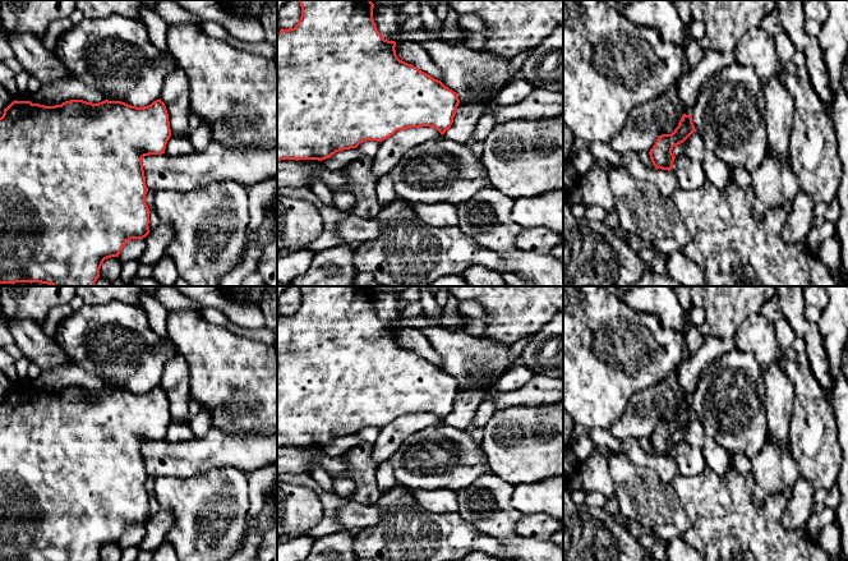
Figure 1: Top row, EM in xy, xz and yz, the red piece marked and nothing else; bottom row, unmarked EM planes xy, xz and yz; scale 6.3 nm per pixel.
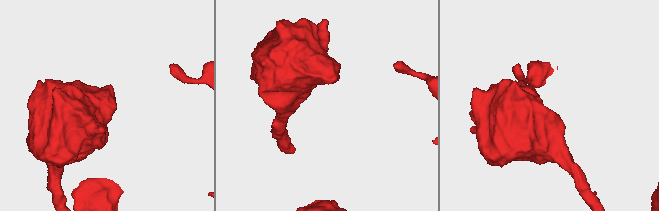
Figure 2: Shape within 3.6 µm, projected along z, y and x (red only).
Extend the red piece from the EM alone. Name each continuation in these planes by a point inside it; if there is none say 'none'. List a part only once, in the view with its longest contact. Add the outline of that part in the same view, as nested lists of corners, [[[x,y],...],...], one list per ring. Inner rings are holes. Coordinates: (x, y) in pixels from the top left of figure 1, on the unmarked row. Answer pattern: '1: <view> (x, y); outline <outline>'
none

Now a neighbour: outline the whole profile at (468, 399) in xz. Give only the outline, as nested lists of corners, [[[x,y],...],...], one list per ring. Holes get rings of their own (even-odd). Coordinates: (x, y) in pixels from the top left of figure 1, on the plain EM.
[[[471,381],[464,388],[460,388],[453,409],[443,420],[444,426],[469,429],[475,417],[479,404],[488,397],[490,386],[484,381]]]

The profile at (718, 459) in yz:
[[[696,417],[683,429],[673,433],[672,440],[674,442],[686,441],[700,447],[708,461],[708,469],[719,475],[724,475],[732,469],[729,454],[705,433]]]

